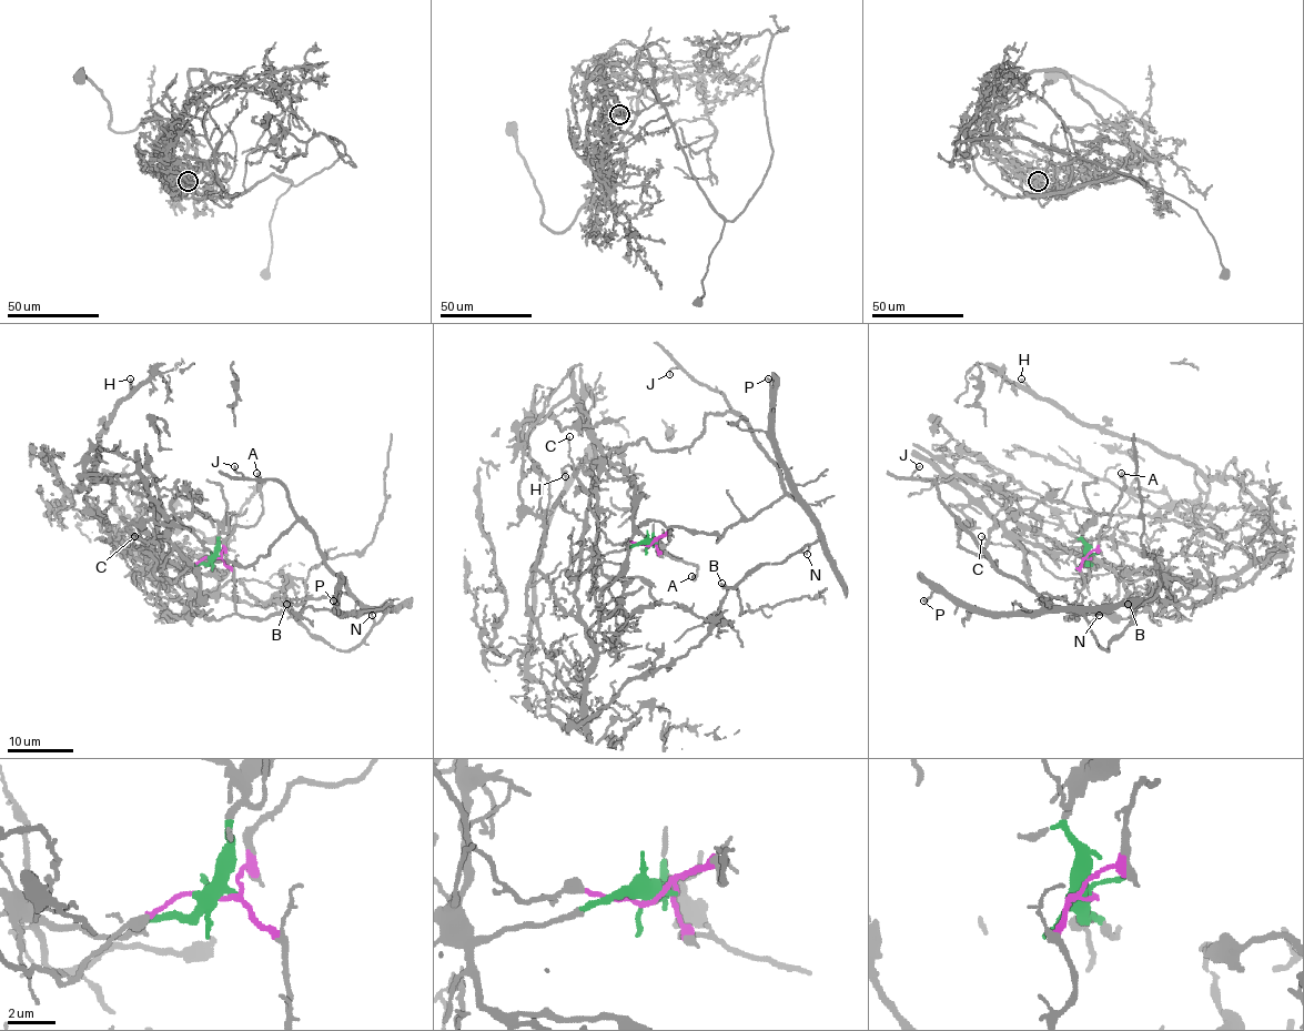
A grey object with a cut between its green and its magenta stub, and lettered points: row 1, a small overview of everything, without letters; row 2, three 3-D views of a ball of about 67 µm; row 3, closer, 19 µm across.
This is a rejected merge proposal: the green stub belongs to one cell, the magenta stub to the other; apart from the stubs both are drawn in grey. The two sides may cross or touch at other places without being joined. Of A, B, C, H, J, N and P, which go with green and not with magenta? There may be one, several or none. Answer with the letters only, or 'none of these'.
H

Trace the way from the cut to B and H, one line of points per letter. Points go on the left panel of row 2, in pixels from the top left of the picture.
B: (214, 558), (233, 572), (244, 617), (339, 594), (384, 615), (339, 649), (286, 604)
H: (214, 557), (165, 574), (190, 561), (203, 592), (278, 602), (179, 587), (135, 551), (92, 476), (130, 378)

